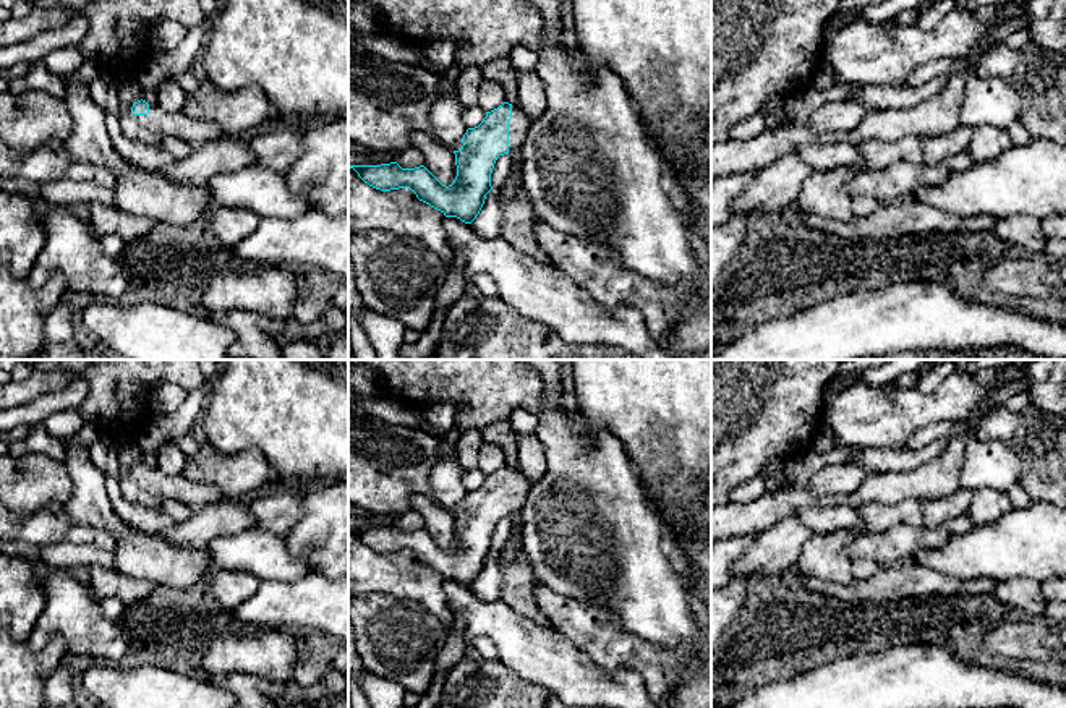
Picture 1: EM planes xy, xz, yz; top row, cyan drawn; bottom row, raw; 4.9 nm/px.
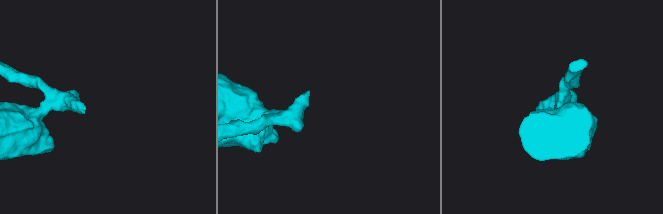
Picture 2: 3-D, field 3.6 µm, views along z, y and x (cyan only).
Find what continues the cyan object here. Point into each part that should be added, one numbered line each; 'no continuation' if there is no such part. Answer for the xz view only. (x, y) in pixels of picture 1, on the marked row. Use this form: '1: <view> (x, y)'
1: xz (520, 122)

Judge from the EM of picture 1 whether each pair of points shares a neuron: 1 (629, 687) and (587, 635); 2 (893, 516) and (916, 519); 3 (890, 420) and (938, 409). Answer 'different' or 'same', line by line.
1: different
2: same
3: same

